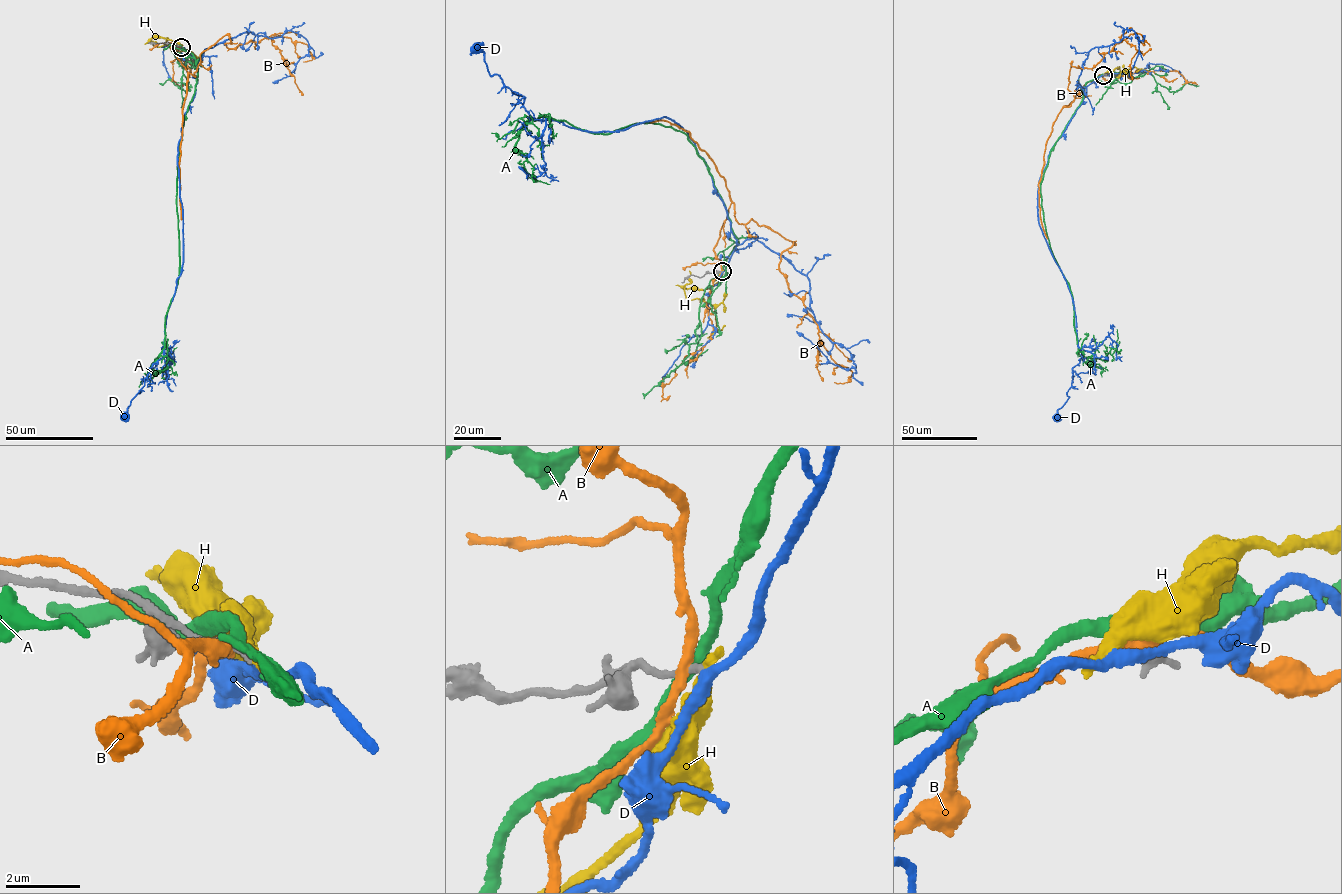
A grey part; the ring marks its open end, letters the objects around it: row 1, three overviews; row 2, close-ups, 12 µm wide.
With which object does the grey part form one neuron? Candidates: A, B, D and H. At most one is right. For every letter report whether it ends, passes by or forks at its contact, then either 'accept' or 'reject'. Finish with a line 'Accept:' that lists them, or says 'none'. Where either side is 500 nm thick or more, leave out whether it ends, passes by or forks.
A: it passes by; reject
B: it passes by; reject
D: it passes by; accept
H: it passes by; reject
Accept: D

